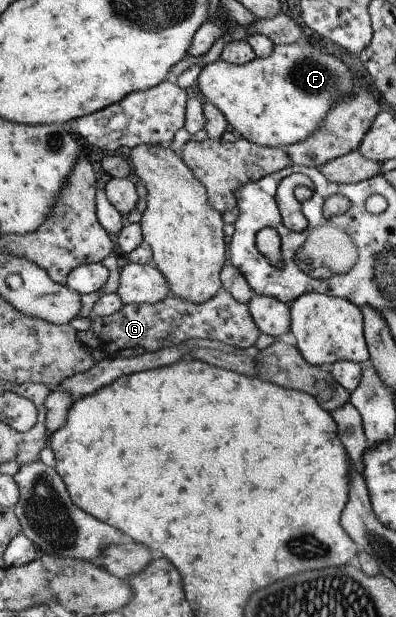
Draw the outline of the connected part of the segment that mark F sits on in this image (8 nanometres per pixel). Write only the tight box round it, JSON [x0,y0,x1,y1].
[196,38,357,148]

